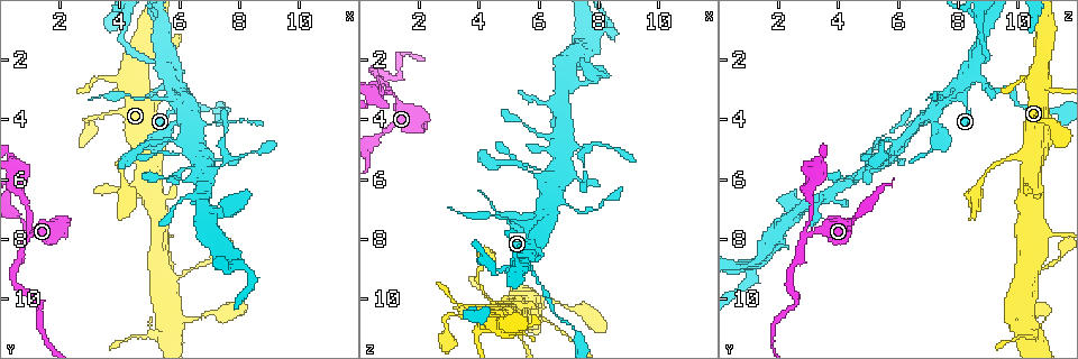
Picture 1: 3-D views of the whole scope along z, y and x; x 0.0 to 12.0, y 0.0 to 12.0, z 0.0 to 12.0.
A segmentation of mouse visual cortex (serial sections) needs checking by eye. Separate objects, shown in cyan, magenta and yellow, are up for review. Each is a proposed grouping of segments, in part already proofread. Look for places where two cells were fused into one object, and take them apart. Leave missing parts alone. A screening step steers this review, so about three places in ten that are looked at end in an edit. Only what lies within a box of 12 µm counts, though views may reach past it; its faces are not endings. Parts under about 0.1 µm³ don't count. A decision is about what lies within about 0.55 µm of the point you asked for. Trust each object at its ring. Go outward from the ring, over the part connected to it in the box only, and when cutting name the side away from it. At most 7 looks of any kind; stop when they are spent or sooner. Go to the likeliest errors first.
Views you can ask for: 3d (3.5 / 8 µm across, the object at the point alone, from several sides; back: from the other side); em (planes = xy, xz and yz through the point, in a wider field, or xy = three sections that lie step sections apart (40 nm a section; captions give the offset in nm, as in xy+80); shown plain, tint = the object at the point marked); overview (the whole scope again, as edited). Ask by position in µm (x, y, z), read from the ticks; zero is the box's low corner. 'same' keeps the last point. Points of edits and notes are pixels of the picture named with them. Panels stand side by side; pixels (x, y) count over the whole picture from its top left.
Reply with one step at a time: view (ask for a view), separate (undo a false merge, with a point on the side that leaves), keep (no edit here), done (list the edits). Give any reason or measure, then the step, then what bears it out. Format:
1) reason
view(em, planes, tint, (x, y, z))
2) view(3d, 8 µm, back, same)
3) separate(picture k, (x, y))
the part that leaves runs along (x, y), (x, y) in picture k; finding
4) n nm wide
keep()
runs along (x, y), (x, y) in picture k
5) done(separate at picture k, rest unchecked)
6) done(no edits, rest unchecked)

sharp bend
view(em, planes, tint, (1.0, 8.0, 2.9))

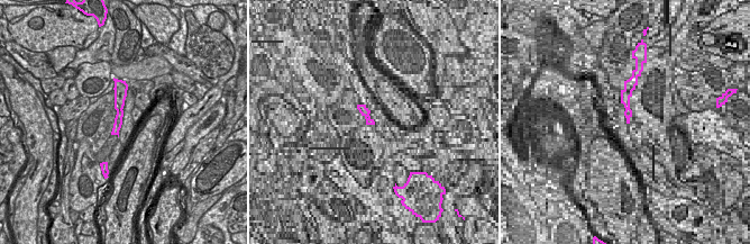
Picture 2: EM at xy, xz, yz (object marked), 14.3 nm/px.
see where the arms go
view(3d, 3.5 µm, same)

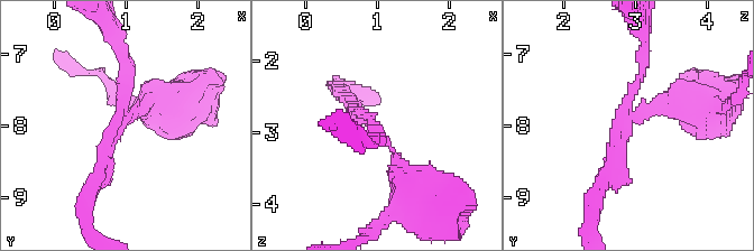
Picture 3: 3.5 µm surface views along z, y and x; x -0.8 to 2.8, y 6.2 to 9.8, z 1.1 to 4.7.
3 arms
separate(picture 3, (123, 72))
the part that leaves runs along (128, 108), (128, 66), (110, 31) in picture 3; a second cell is stuck on

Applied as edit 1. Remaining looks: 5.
view(overview)

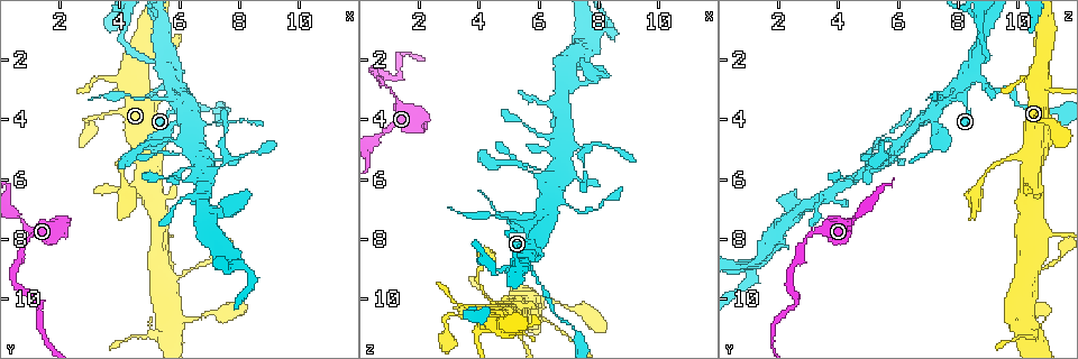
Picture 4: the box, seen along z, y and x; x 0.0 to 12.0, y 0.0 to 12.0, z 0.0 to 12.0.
four or more arms meet
view(3d, 3.5 µm, (5.7, 2.6, 8.5))

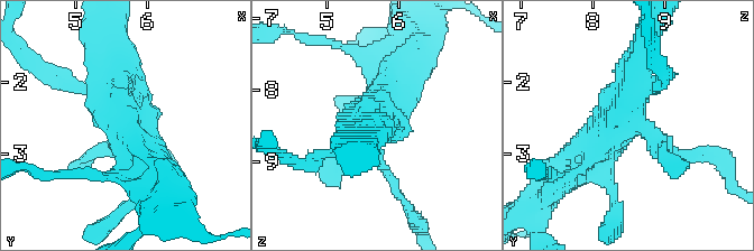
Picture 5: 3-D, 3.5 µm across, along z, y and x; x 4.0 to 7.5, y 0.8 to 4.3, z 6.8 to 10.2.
need the tissue
view(em, xy, step 5, tint, (5.65, 2.60, 8.55))

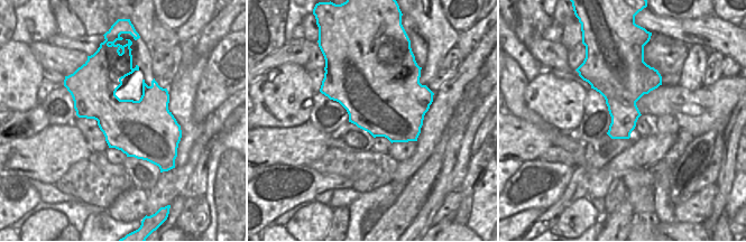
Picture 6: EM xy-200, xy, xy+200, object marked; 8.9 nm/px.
cut it another way
view(em, xy, step 1, tint, same)

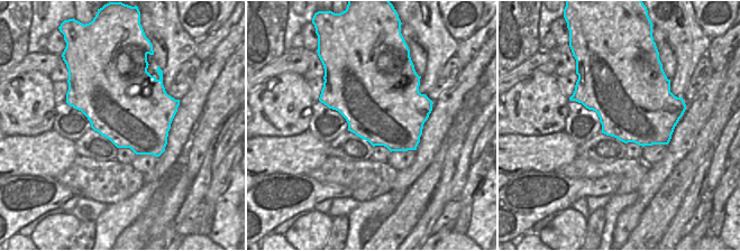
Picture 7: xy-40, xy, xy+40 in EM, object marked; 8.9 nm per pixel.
keep()
runs along (601, 175), (642, 50) in picture 5; one cell here

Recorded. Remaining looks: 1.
done(separate at picture 3, rest unchecked)

